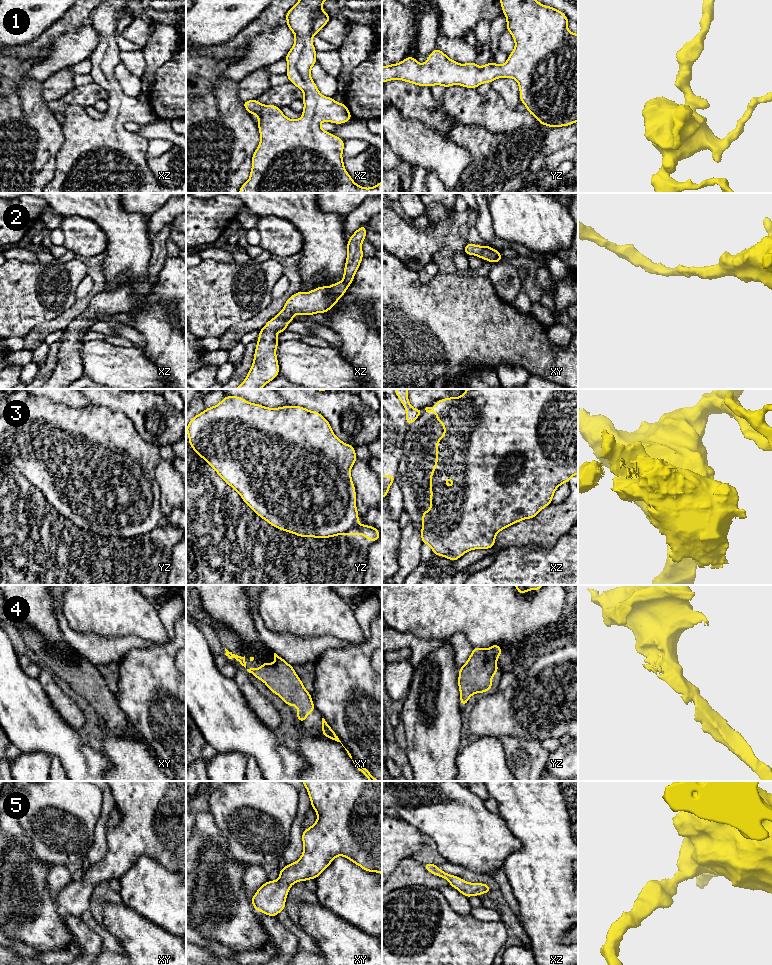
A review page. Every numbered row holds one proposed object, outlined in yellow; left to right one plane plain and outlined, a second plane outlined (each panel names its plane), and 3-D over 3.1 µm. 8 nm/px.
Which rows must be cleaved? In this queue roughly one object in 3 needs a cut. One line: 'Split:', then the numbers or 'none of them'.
Split: 3

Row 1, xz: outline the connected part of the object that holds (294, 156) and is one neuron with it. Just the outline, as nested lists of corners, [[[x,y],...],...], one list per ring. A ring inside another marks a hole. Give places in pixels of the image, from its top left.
[[[299,0],[285,16],[287,27],[295,36],[293,47],[285,56],[288,64],[285,74],[304,93],[302,117],[289,119],[278,106],[264,105],[256,99],[243,102],[249,114],[257,116],[260,143],[252,155],[250,178],[239,193],[382,193],[382,181],[370,188],[353,181],[342,158],[344,140],[320,127],[324,121],[343,124],[352,118],[345,103],[323,96],[311,78],[311,68],[317,63],[312,37],[331,19],[322,10],[324,1]]]

